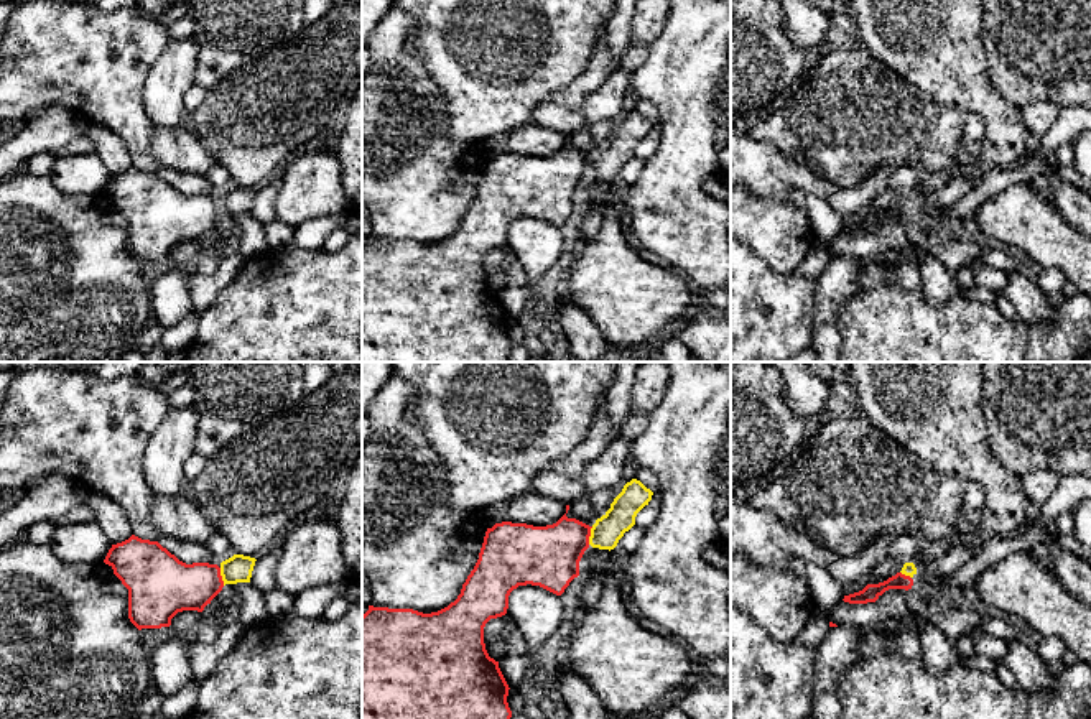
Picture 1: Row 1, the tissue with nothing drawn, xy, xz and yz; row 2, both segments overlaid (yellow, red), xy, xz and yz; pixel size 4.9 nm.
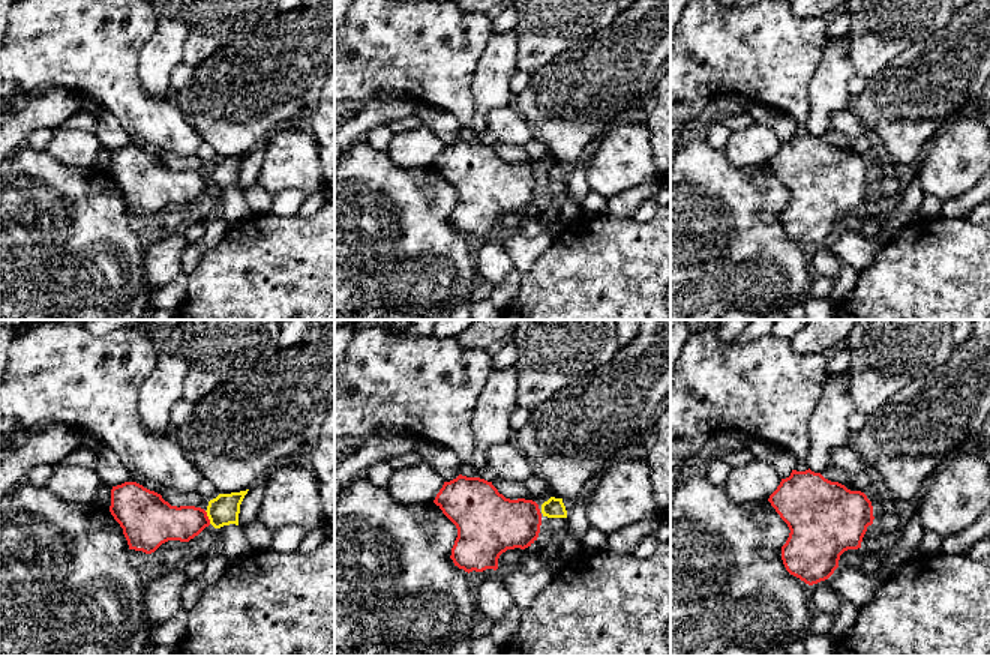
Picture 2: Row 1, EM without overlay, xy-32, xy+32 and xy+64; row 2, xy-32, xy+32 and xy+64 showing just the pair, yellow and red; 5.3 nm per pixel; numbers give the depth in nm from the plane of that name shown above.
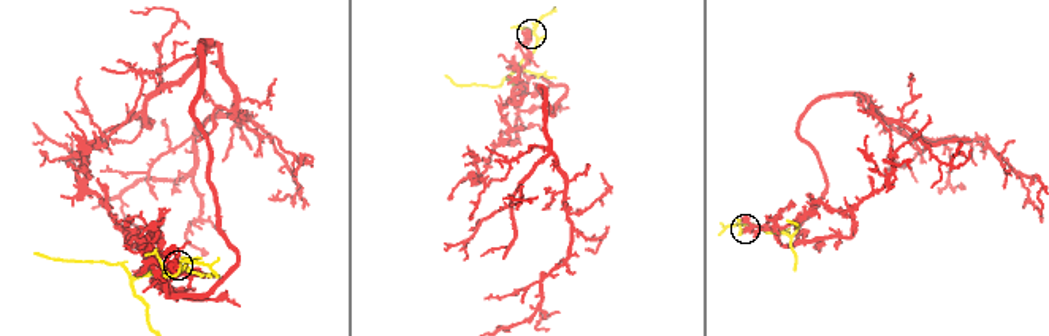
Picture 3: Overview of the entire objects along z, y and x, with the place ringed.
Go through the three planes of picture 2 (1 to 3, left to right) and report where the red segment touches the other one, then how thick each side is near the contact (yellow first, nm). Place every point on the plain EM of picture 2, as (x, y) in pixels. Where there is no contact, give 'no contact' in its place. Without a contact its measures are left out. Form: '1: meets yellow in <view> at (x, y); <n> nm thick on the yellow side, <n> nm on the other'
1: meets yellow in xy-32 at (207, 179); 160 nm thick on the yellow side, 200 nm on the other
2: no contact
3: no contact

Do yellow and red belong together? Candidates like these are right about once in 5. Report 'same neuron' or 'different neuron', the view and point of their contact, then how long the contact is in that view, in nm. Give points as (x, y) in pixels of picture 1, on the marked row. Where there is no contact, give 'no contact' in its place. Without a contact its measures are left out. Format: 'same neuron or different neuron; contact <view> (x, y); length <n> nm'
different neuron; contact xy (221, 575); length 90 nm

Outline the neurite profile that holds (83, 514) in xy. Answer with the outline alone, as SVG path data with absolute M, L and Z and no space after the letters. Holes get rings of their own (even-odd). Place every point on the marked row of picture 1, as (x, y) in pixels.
M82 503L76 508L69 510L63 517L59 517L56 520L56 525L61 525L61 523L87 523L87 522L94 522L94 520L95 520L94 512L86 503Z

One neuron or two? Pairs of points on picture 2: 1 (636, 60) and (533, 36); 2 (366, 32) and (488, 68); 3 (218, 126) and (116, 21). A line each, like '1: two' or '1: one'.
1: two
2: two
3: two

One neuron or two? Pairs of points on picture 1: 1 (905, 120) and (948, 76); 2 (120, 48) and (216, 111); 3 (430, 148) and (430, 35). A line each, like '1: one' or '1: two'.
1: two
2: two
3: two

